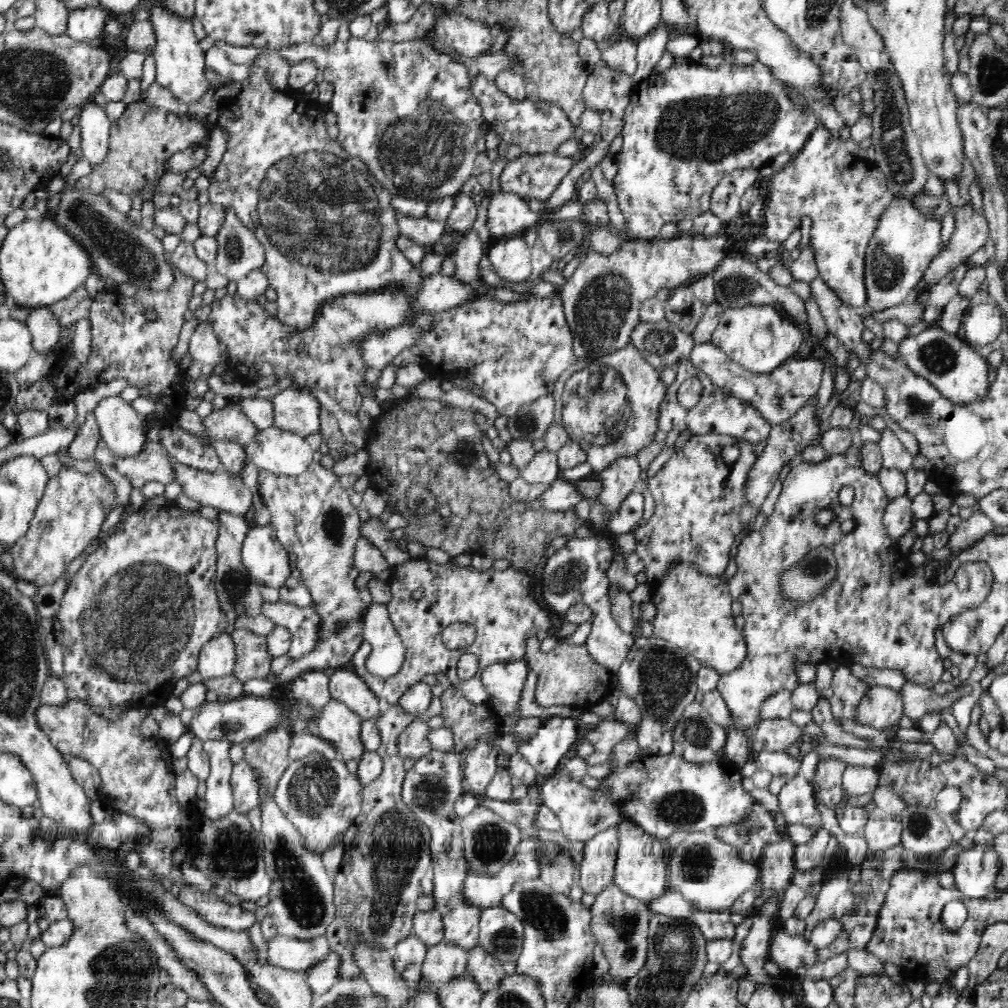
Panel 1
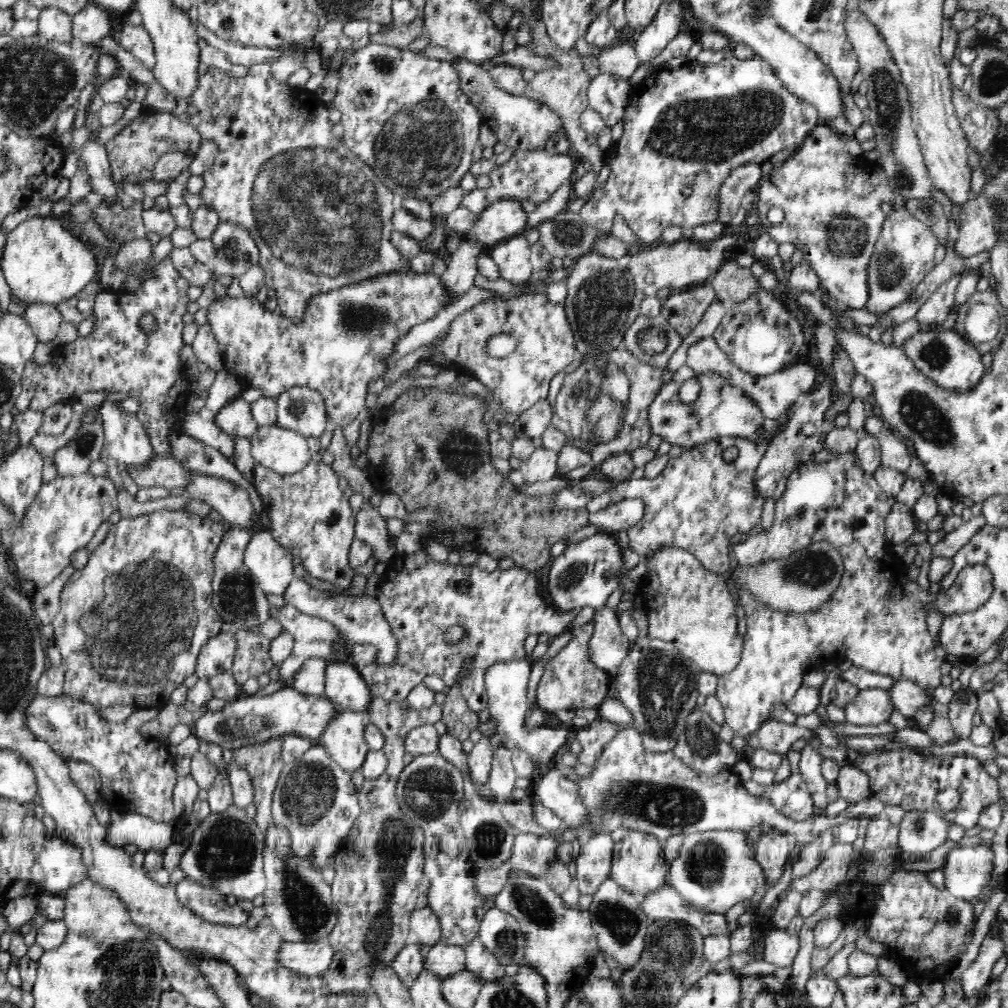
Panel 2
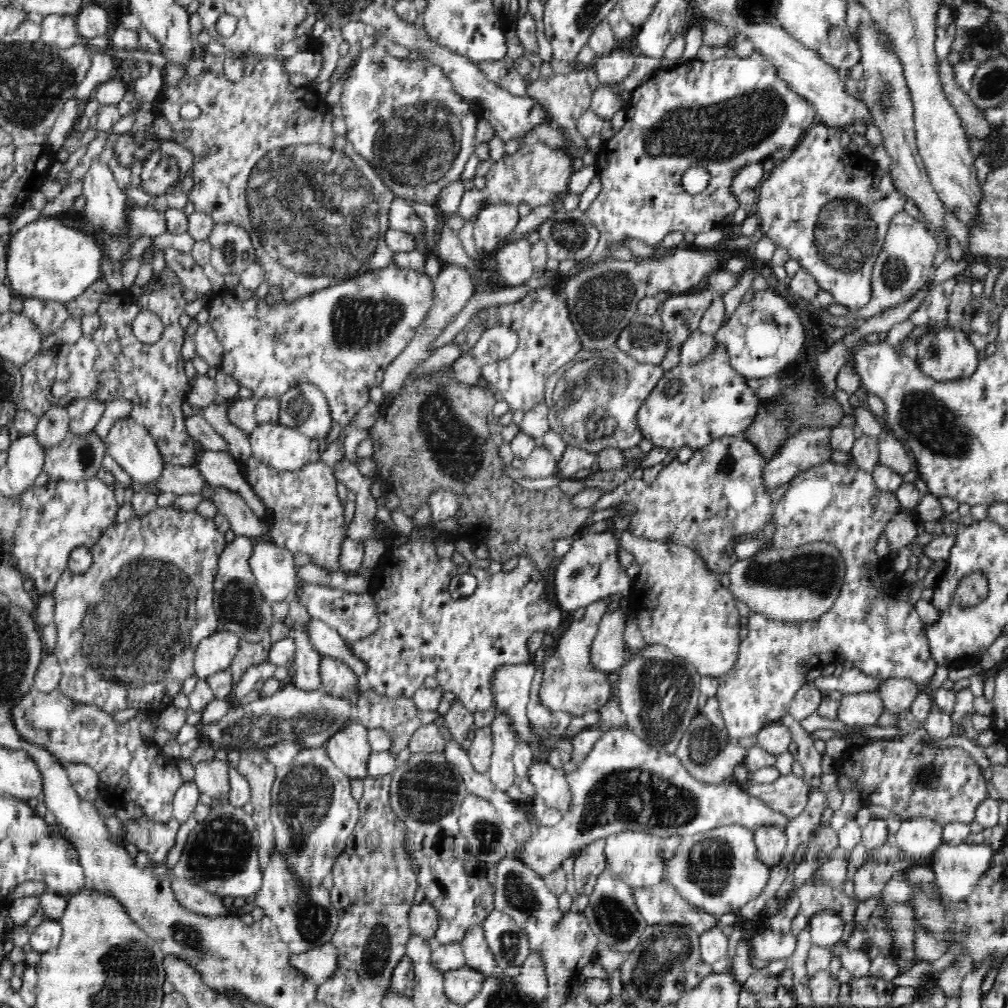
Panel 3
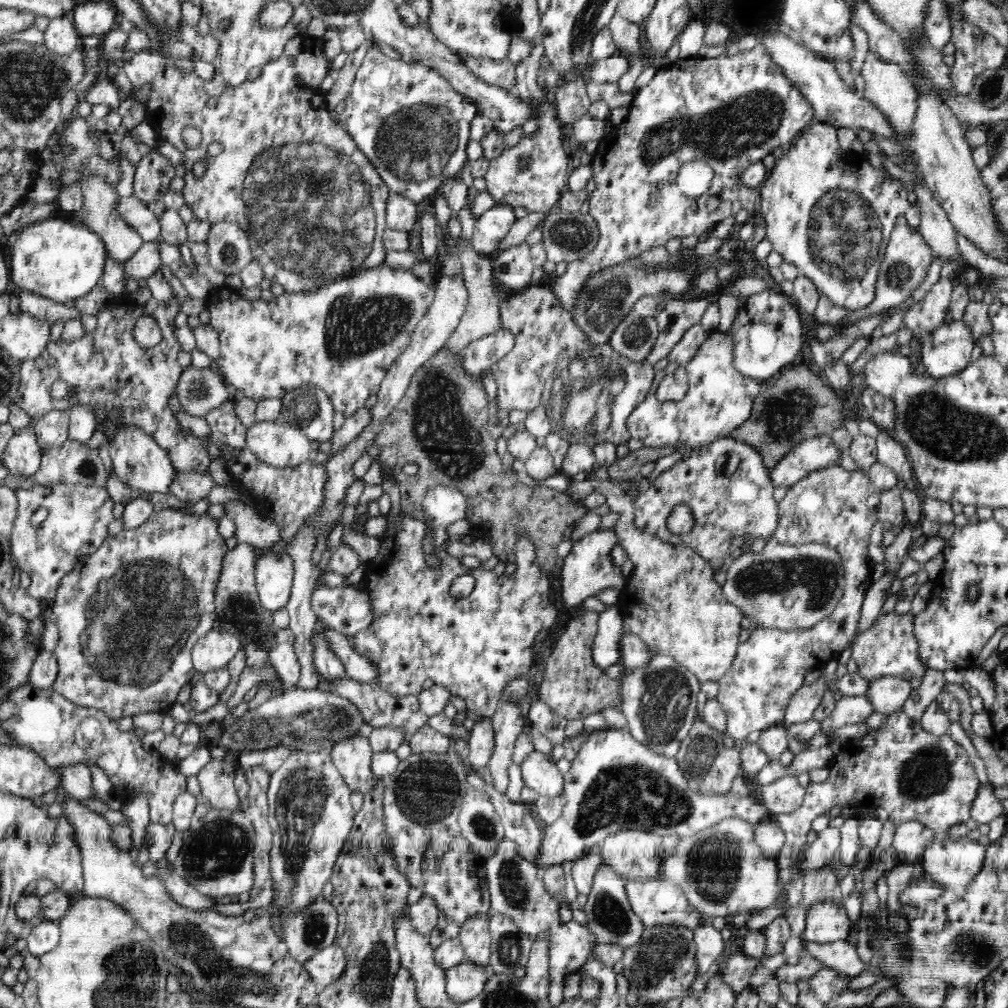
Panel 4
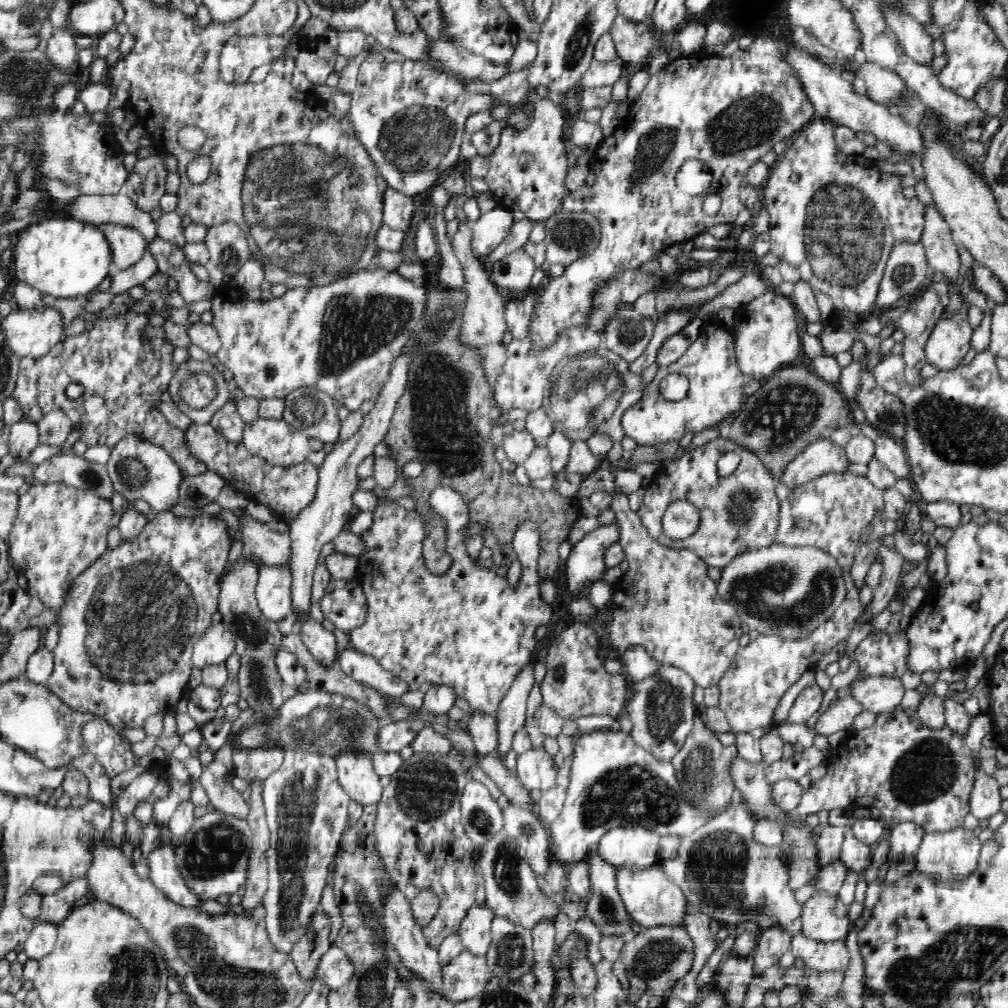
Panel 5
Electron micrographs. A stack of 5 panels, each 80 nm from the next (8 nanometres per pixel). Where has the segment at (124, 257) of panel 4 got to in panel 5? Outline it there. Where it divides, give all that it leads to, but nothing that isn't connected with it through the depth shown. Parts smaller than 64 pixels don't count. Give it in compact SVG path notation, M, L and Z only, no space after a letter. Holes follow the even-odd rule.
M98 224L96 227L108 239L113 269L126 270L144 256L148 242L140 231L121 224Z

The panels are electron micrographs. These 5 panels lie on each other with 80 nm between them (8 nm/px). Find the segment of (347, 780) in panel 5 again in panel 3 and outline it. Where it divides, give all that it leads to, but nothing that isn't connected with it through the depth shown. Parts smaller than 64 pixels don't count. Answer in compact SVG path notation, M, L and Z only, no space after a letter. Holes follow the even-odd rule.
M350 717L339 729L327 738L325 749L334 766L346 773L352 780L363 778L368 781L368 764L371 746L367 739L367 729Z

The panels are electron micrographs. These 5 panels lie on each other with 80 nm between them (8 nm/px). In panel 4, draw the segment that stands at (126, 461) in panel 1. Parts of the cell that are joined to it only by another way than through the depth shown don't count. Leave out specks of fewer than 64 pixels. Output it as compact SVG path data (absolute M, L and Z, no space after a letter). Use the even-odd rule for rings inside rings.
M190 470L190 472L174 472L174 480L170 484L170 492L176 496L177 500L183 502L198 503L199 500L204 500L210 490L216 486L212 481L210 473L200 474Z

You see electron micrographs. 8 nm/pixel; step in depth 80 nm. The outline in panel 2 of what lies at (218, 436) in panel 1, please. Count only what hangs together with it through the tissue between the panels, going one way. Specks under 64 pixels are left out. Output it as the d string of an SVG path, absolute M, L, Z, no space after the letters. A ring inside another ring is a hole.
M238 396L223 406L214 416L214 423L222 432L232 438L249 439L256 431L257 424L250 413L250 403Z

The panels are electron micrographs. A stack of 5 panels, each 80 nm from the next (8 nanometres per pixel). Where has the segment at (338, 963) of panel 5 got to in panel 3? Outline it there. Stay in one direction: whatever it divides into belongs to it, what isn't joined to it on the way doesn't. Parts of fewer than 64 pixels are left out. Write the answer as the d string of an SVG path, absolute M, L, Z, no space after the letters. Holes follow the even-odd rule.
M328 942L322 946L314 946L302 954L290 954L290 965L304 973L315 984L320 985L331 976L338 964L338 949Z

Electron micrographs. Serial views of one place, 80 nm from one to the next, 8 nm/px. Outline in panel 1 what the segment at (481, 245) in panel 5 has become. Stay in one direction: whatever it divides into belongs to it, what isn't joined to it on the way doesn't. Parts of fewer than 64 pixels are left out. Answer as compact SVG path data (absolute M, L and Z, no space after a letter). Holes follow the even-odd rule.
M498 193L490 200L486 228L492 239L506 235L519 235L542 222L541 214L532 212L528 202L510 193Z

